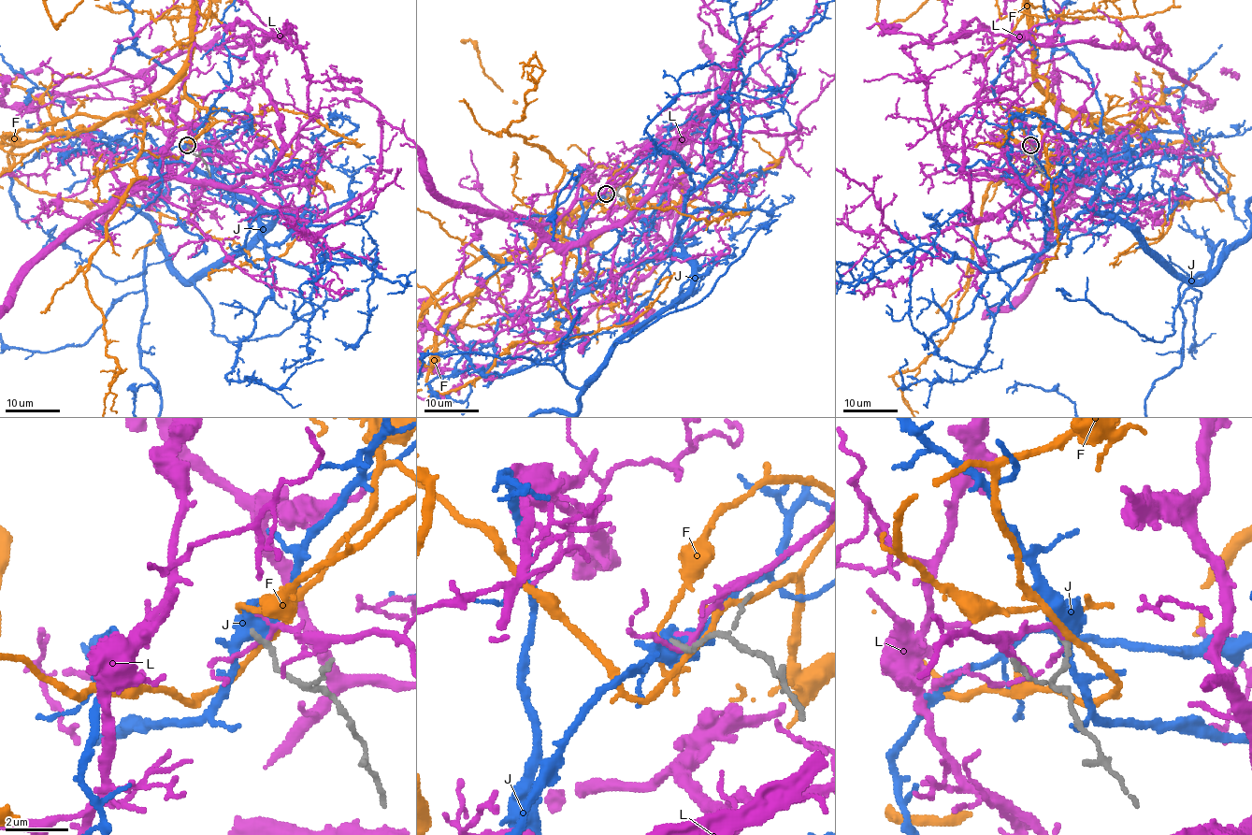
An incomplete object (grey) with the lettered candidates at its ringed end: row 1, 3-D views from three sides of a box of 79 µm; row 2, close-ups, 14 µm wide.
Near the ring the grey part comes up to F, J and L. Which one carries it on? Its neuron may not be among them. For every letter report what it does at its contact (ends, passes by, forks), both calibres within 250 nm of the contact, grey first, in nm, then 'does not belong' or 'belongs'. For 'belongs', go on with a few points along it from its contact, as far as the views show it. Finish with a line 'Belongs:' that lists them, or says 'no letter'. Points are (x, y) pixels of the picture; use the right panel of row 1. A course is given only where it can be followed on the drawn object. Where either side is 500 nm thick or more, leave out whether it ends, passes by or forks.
F: it passes by | 220/190 nm | does not belong
J: it forks | 200/440 nm | does not belong
L: it forks | 200/120 nm | does not belong
Belongs: no letter

